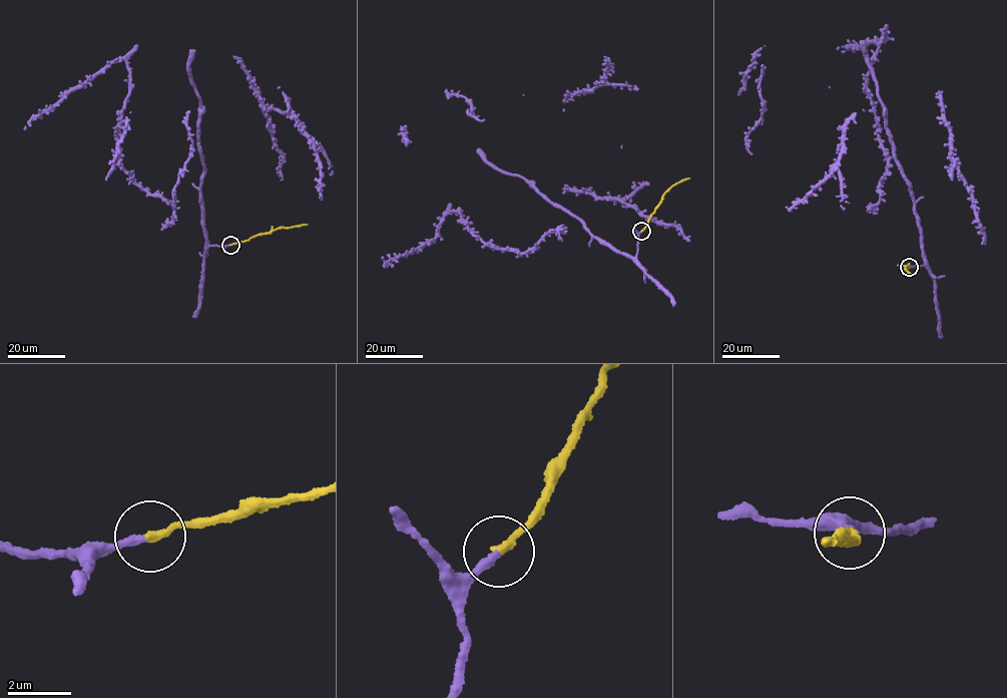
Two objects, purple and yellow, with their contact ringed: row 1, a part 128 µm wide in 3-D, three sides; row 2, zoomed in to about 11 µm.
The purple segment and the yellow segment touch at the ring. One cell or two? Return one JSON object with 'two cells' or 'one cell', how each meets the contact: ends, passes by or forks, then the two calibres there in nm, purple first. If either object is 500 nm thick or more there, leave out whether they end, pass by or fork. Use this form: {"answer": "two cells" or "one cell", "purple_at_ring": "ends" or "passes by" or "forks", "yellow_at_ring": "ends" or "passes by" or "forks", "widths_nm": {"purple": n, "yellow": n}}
{"answer": "one cell", "purple_at_ring": "ends", "yellow_at_ring": "ends", "widths_nm": {"purple": 240, "yellow": 260}}

